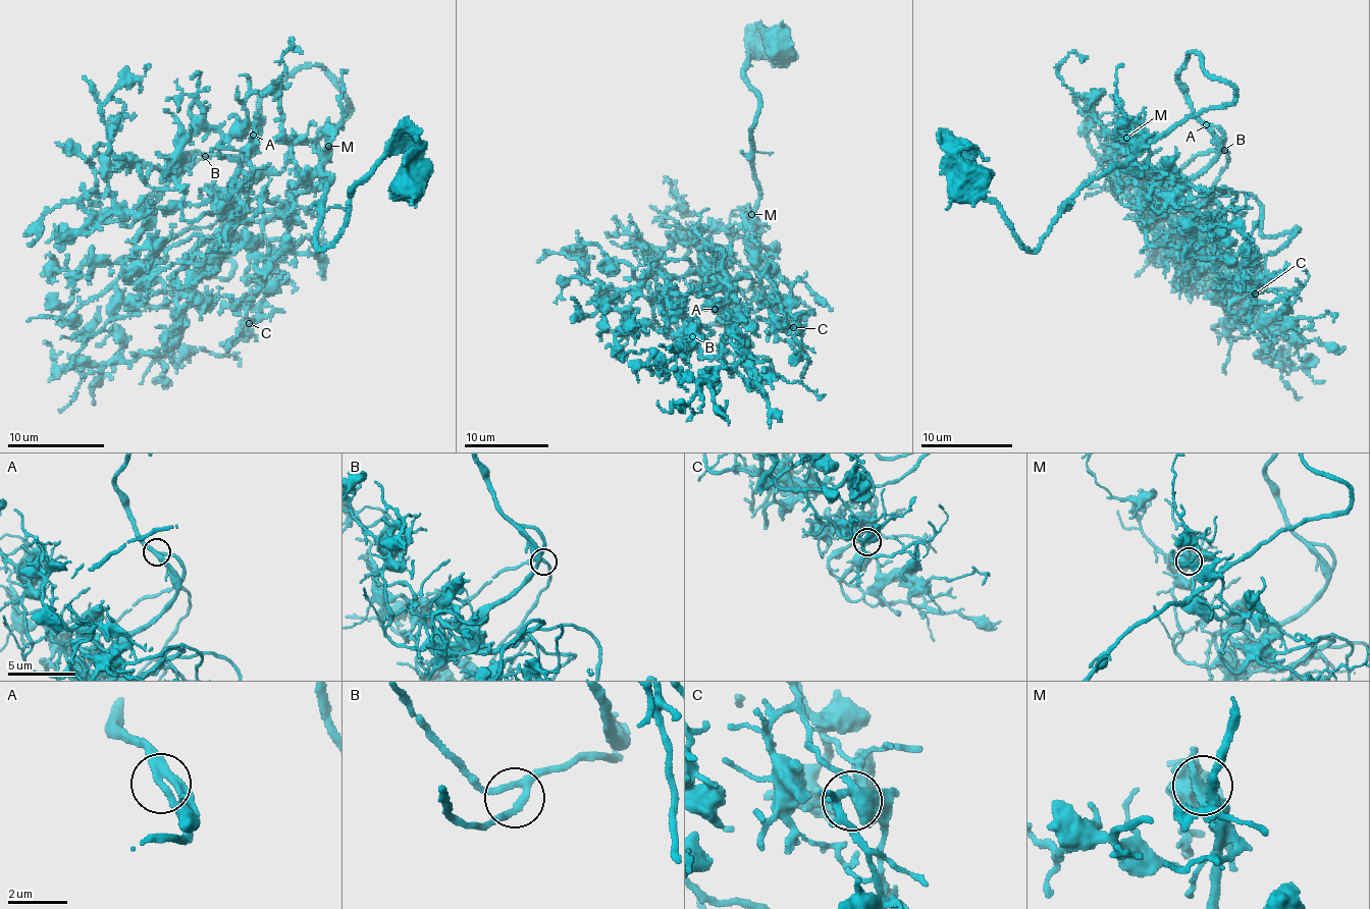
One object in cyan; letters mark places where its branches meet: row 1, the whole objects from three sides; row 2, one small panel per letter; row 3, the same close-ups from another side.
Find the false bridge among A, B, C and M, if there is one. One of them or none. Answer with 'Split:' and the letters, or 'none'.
Split: none

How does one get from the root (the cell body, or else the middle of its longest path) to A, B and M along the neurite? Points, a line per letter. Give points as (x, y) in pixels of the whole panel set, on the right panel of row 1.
A: (965, 182), (966, 144), (1035, 251), (1131, 158), (1186, 185), (1167, 197), (1216, 155), (1207, 123)
B: (965, 182), (966, 144), (980, 193), (1035, 251), (1115, 166), (1186, 180), (1169, 198), (1224, 150)
M: (965, 182), (959, 151), (966, 144), (980, 193), (1035, 251), (1067, 201), (1133, 154), (1126, 137)

